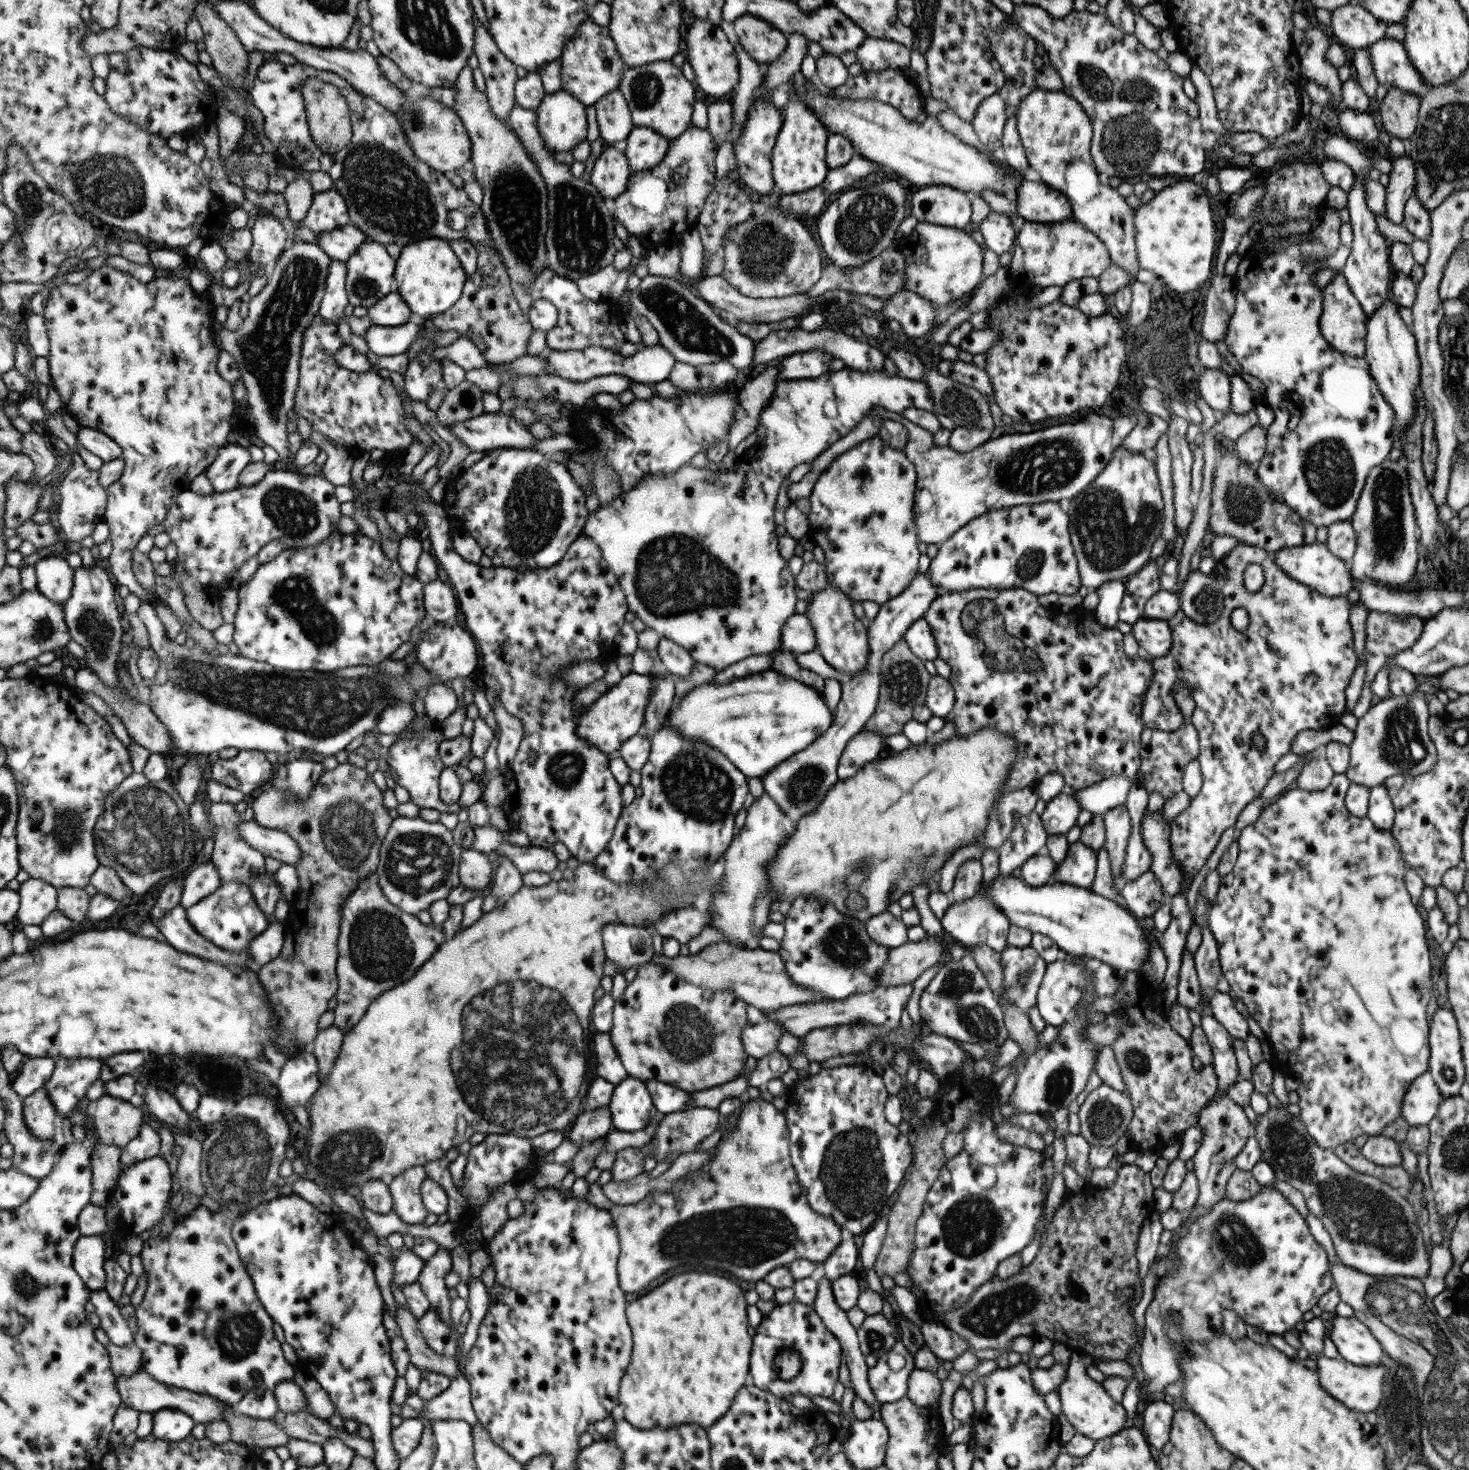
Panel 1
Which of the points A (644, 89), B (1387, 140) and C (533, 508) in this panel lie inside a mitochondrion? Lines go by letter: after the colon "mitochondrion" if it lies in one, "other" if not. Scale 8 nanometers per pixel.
A: mitochondrion
B: other
C: mitochondrion

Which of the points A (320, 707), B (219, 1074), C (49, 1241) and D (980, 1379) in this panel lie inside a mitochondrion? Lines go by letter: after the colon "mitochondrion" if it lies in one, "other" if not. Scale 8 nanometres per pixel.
A: mitochondrion
B: other
C: other
D: other

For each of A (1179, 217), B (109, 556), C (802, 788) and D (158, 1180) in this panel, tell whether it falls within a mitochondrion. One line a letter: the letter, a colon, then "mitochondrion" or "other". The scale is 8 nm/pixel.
A: other
B: other
C: mitochondrion
D: other

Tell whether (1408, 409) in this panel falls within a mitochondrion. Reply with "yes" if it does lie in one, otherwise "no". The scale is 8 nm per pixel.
no

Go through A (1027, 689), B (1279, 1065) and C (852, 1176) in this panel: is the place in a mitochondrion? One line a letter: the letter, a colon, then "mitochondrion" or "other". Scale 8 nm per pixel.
A: other
B: other
C: mitochondrion

